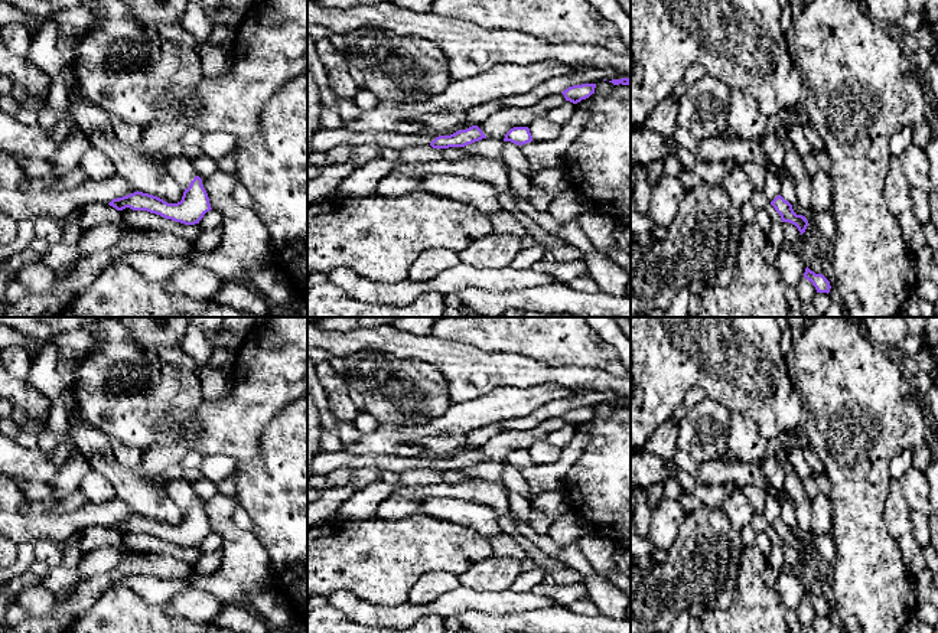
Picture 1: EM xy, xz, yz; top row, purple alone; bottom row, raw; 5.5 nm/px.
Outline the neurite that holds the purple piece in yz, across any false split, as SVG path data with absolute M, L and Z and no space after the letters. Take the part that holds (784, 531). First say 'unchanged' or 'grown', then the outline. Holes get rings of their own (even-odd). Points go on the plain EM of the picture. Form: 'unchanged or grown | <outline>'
unchanged | M778 518L771 528L781 538L782 545L789 545L798 551L801 558L805 555L808 549L808 544L802 538L797 538L792 532L792 528L785 523L781 518Z

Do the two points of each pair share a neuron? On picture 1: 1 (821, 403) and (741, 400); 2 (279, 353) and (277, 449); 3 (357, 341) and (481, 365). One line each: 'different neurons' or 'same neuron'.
1: different neurons
2: different neurons
3: same neuron

